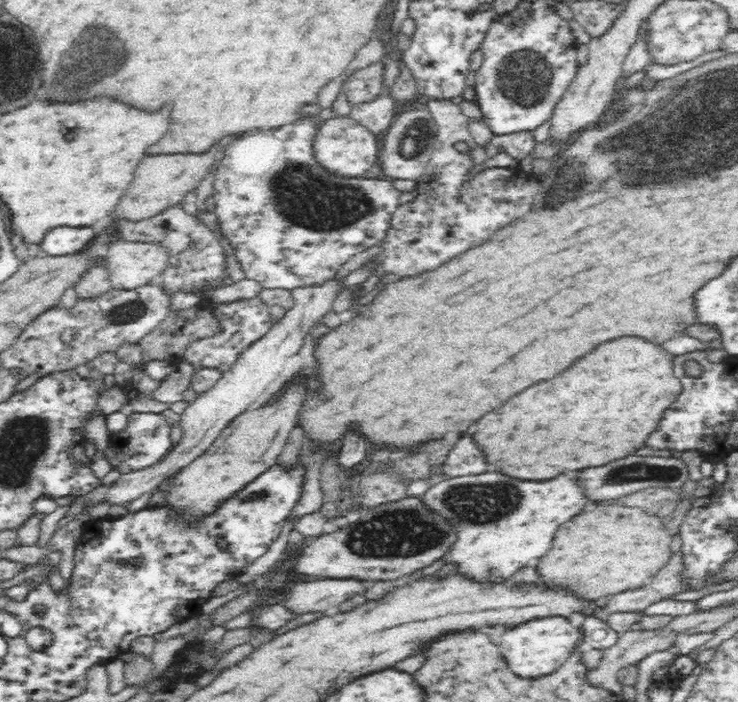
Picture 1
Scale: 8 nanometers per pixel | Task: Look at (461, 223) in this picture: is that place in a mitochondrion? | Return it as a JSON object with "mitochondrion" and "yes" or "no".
{"mitochondrion":"no"}

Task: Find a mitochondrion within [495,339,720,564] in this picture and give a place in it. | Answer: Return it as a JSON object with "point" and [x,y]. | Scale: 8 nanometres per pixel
{"point":[642,472]}

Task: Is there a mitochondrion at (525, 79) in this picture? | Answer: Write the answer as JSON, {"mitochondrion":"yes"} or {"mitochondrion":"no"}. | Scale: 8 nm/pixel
{"mitochondrion":"yes"}

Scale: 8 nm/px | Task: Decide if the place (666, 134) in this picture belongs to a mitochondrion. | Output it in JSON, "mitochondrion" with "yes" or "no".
{"mitochondrion":"yes"}

